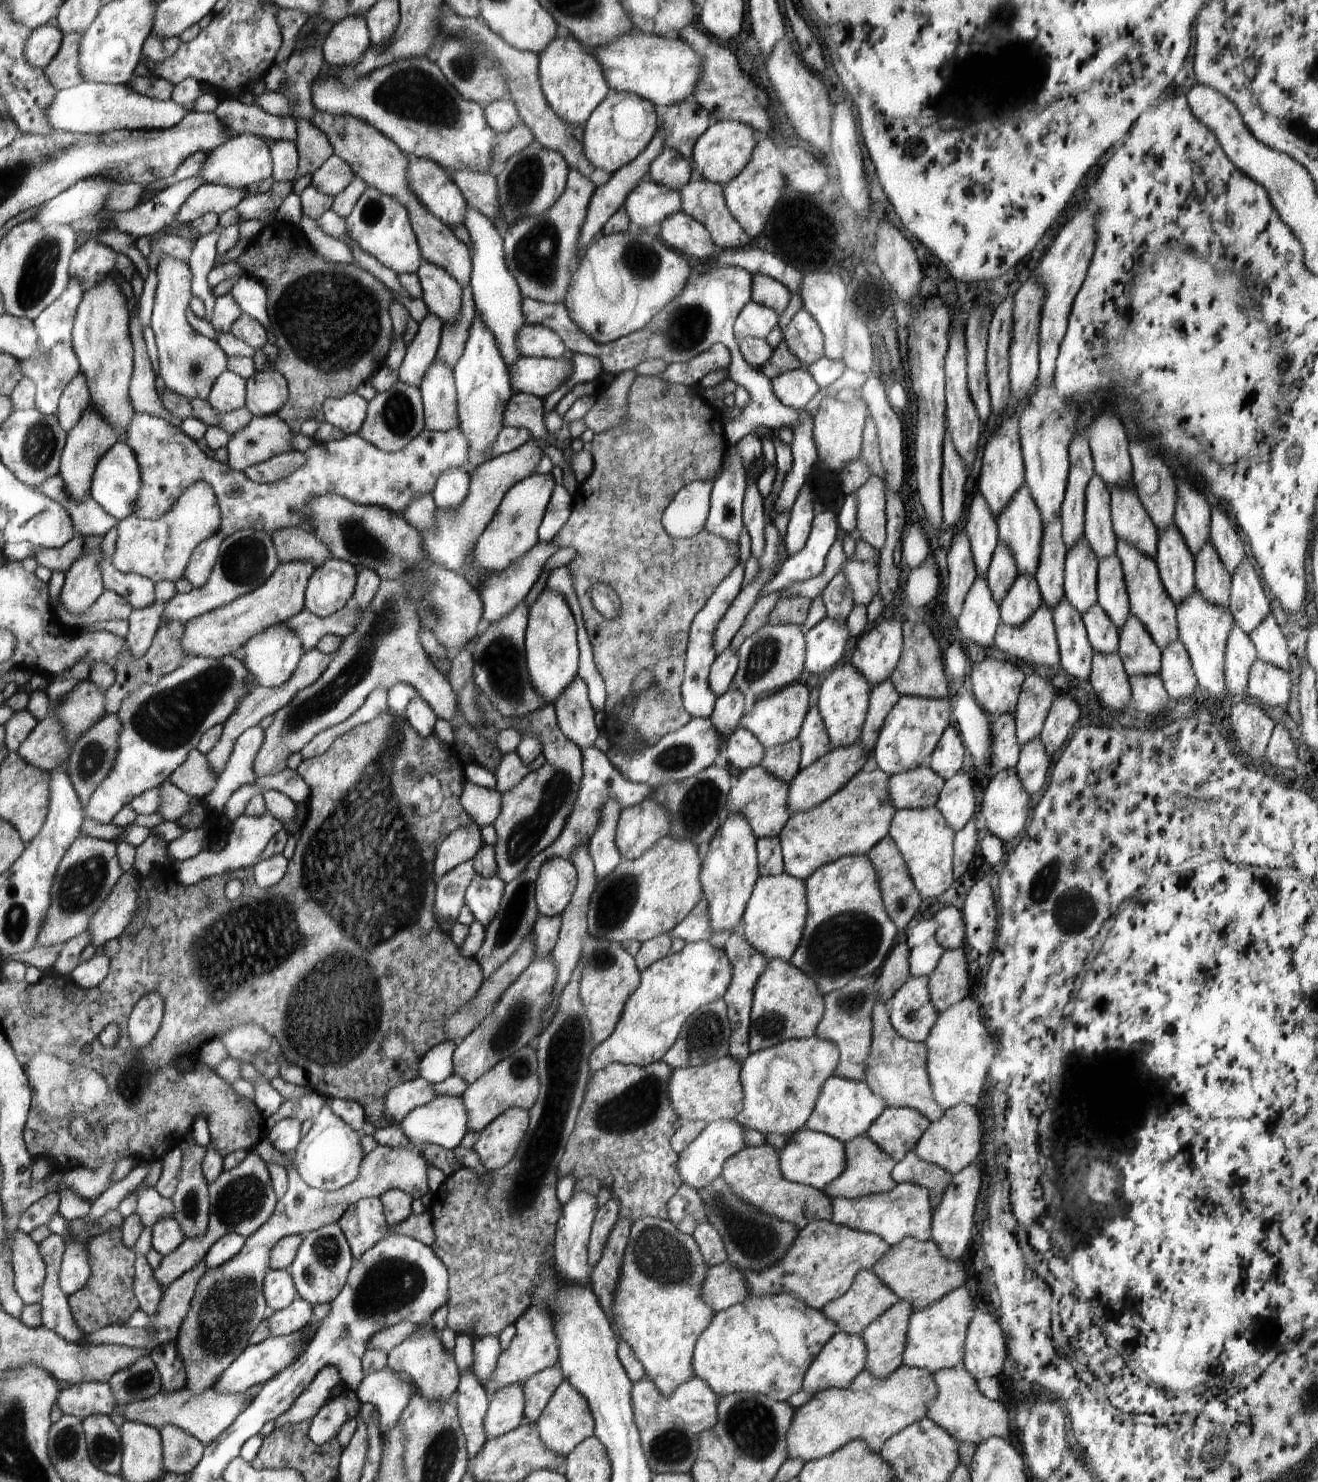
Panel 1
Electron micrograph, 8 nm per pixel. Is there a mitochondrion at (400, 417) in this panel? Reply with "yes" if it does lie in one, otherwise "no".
yes

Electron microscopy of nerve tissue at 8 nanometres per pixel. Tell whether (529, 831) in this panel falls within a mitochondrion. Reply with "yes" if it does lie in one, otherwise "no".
yes

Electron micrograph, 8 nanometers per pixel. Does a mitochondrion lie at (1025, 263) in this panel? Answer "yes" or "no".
no

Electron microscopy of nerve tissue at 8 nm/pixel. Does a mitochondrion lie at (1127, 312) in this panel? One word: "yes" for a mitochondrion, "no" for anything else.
no

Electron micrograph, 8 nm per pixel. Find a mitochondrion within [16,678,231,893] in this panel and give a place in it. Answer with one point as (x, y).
(94, 756)

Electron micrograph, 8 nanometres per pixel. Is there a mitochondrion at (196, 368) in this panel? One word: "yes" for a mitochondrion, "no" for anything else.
yes

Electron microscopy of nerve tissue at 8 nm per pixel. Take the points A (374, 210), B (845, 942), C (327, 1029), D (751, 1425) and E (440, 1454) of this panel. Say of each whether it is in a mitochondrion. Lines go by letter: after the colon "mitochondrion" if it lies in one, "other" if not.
A: mitochondrion
B: mitochondrion
C: mitochondrion
D: mitochondrion
E: mitochondrion

